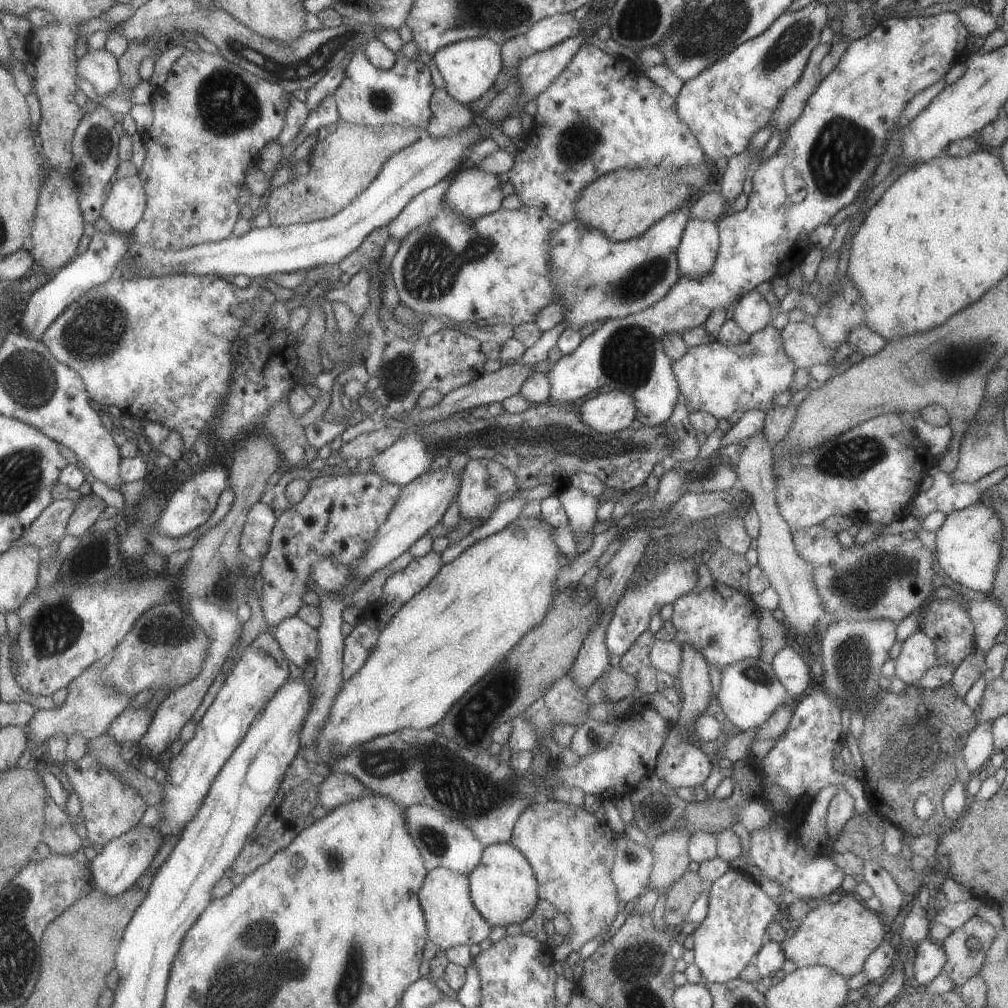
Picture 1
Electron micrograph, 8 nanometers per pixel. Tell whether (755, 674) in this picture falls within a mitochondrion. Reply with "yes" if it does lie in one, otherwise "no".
yes

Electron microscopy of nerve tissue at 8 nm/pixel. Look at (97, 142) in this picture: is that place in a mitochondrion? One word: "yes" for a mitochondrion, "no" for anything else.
yes

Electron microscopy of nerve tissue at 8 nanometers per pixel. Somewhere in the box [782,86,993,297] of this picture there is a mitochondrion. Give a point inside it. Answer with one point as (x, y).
(838, 153)

